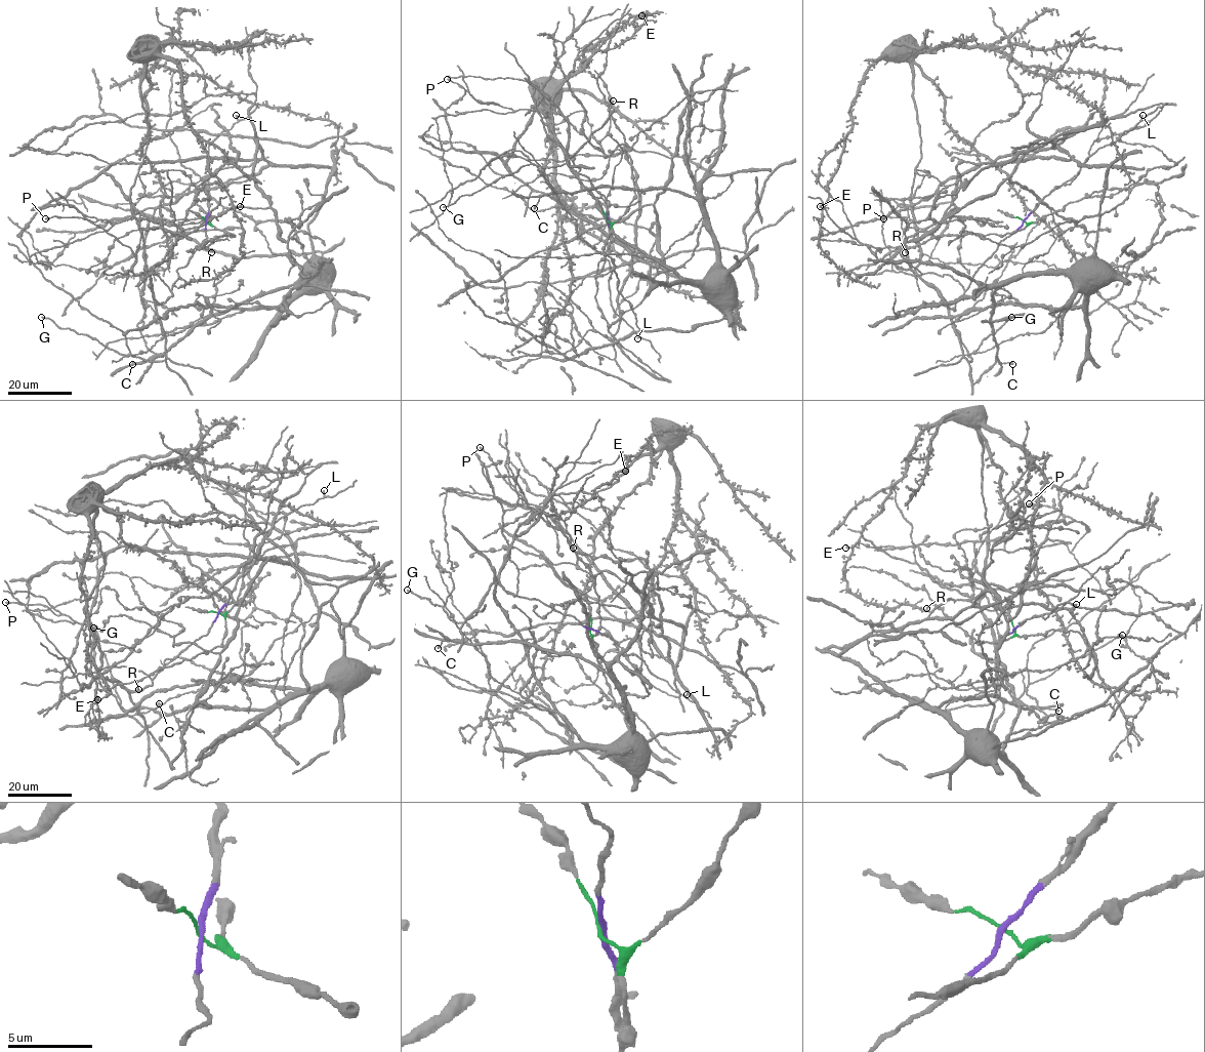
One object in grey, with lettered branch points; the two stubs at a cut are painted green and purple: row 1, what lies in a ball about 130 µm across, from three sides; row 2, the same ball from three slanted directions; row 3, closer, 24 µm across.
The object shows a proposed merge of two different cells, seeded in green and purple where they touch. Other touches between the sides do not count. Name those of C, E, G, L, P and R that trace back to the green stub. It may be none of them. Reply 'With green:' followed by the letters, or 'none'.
With green: C, R

